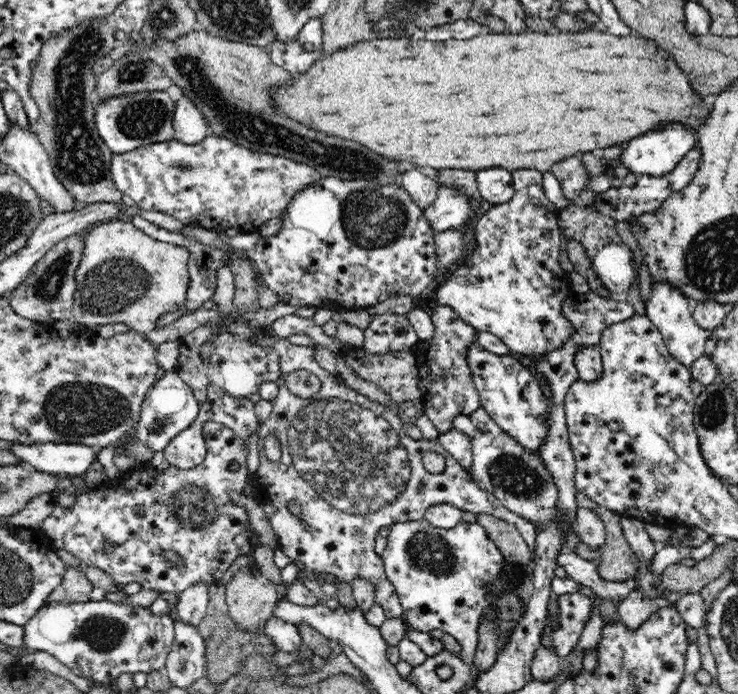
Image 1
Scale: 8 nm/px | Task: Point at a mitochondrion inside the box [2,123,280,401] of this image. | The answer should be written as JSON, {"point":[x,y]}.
{"point":[113,285]}

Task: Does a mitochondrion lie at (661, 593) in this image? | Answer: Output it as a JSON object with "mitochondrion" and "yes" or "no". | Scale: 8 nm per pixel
{"mitochondrion":"no"}

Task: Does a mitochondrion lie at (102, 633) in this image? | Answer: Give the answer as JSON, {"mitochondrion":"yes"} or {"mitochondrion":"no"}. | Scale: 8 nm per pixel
{"mitochondrion":"yes"}

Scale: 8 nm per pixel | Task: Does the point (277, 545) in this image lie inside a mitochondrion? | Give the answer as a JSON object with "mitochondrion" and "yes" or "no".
{"mitochondrion":"no"}

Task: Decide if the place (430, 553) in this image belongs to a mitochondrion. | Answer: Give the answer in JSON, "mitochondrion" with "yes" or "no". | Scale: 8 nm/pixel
{"mitochondrion":"yes"}

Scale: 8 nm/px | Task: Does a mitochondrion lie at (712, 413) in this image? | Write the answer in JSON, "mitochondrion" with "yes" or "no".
{"mitochondrion":"yes"}

